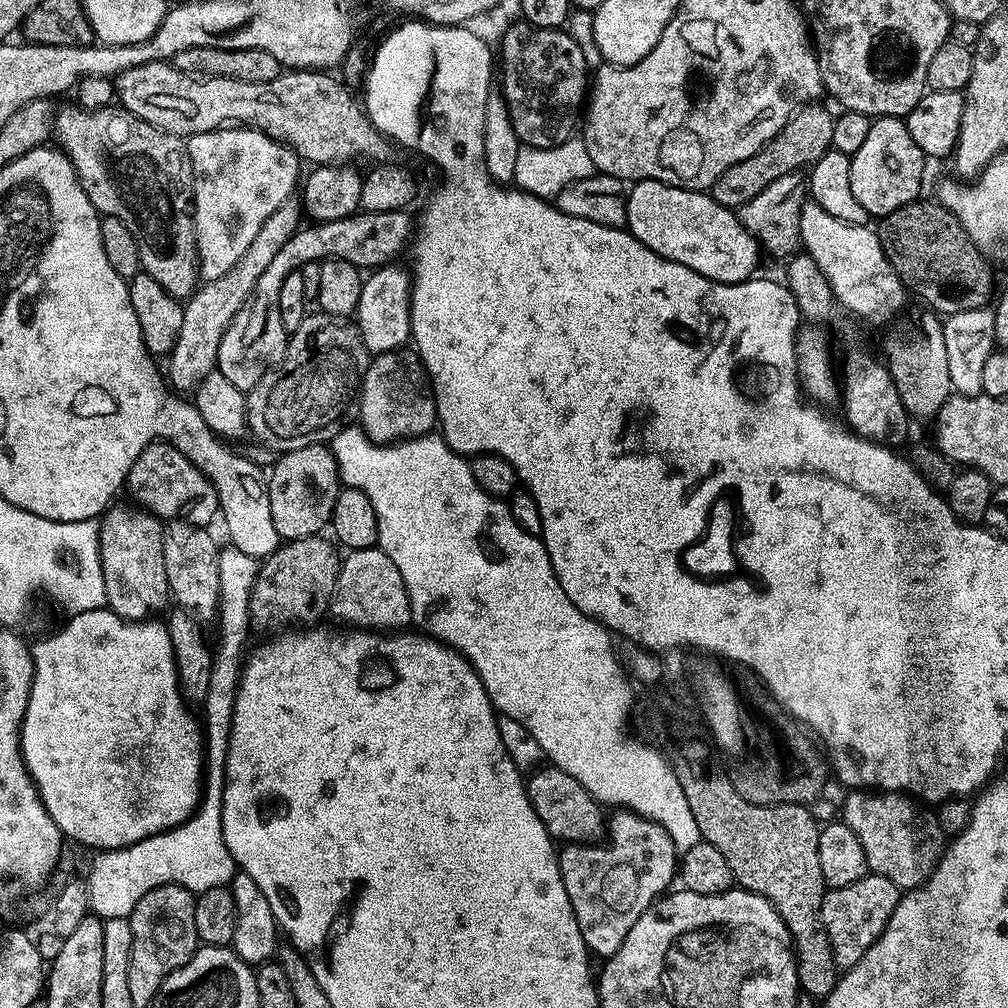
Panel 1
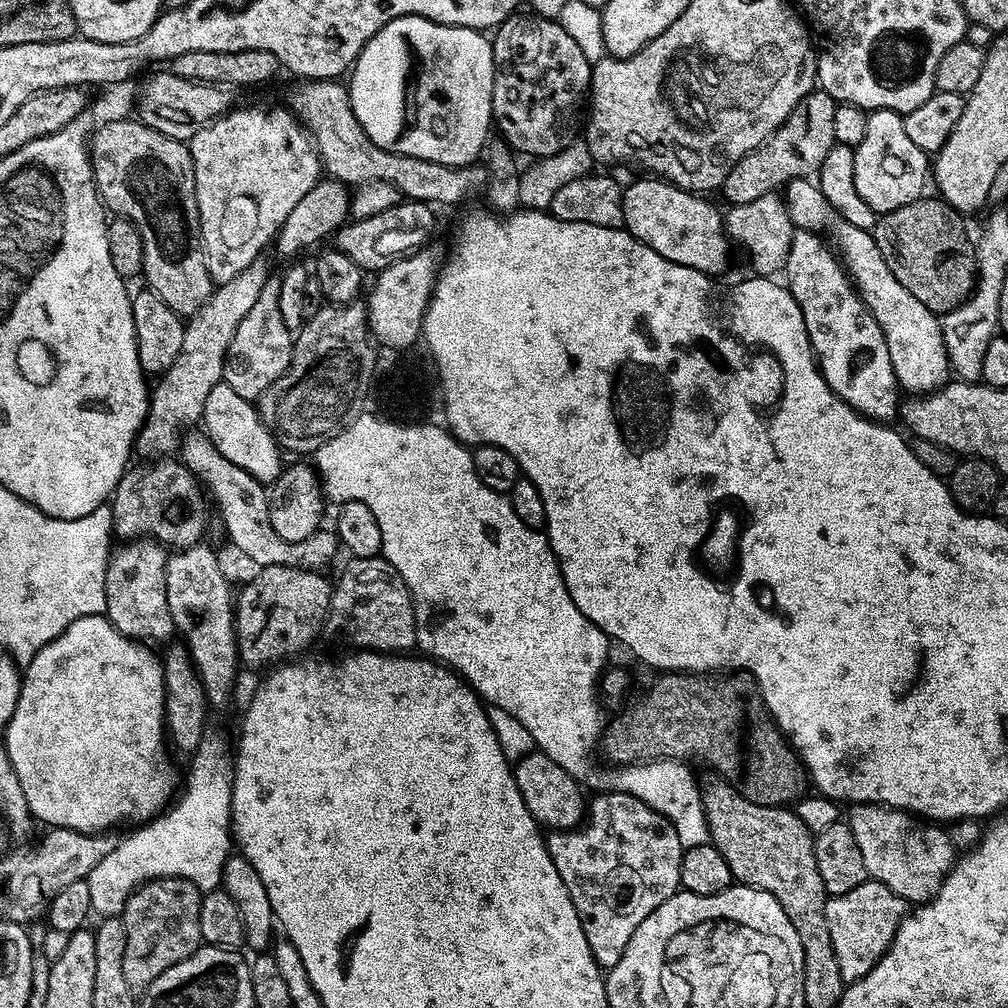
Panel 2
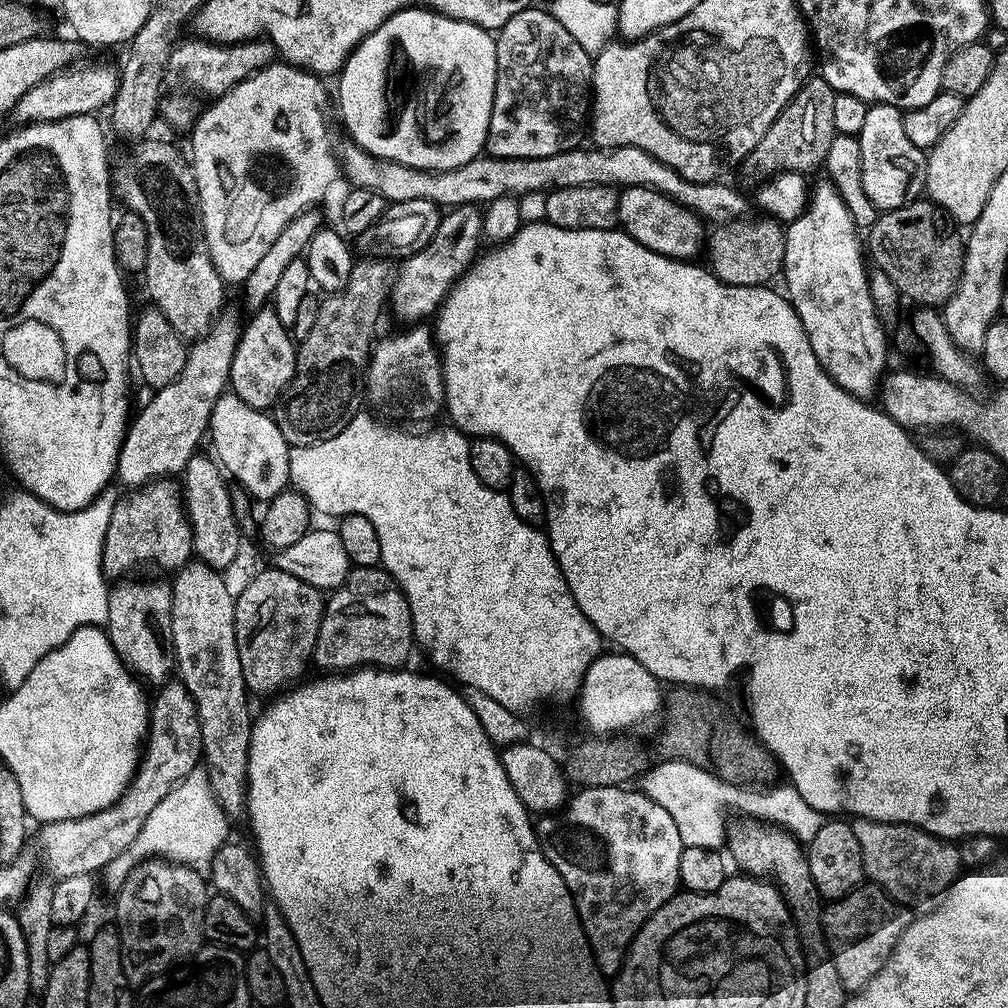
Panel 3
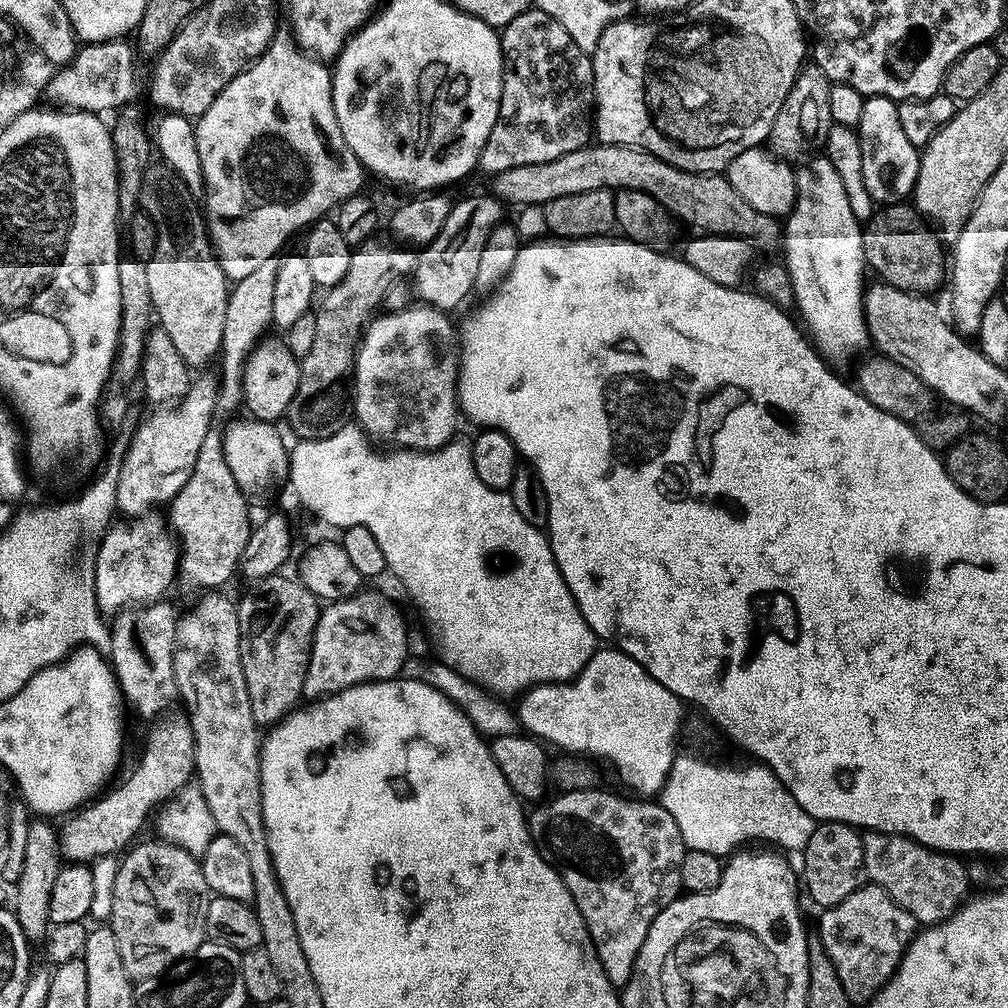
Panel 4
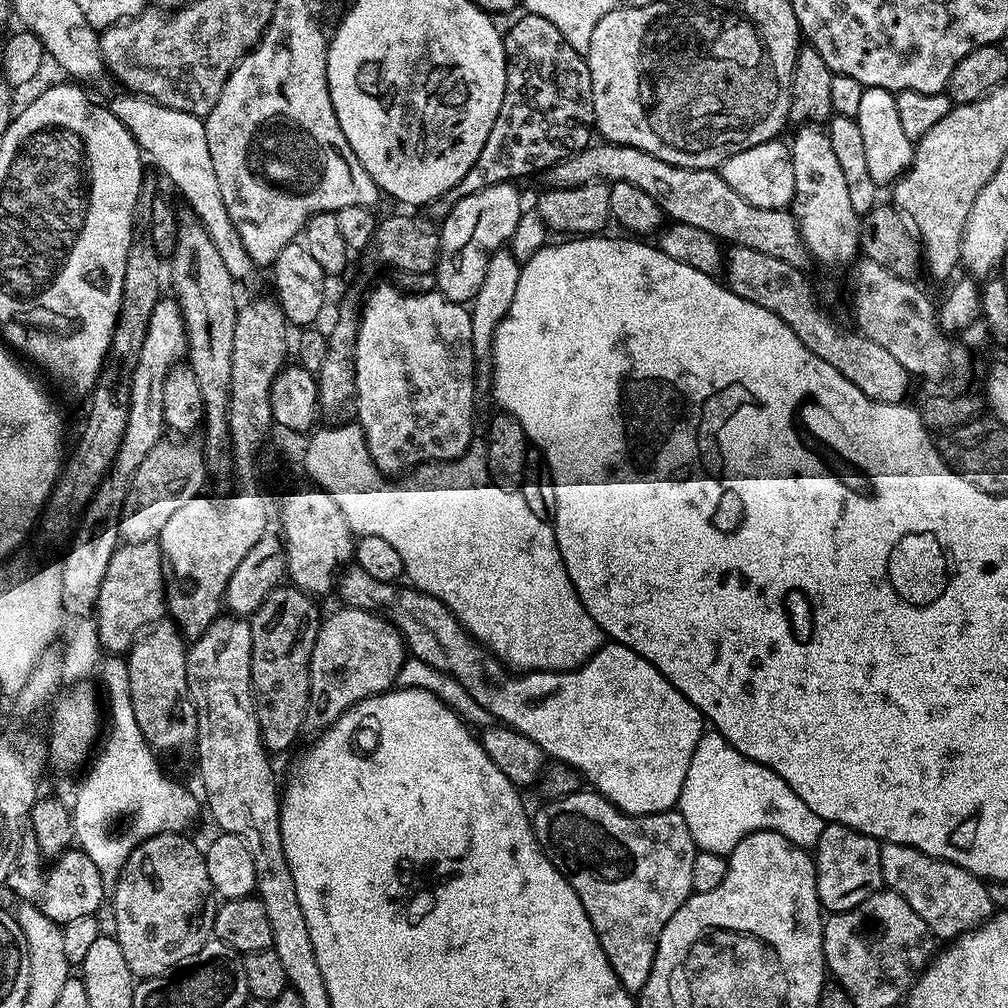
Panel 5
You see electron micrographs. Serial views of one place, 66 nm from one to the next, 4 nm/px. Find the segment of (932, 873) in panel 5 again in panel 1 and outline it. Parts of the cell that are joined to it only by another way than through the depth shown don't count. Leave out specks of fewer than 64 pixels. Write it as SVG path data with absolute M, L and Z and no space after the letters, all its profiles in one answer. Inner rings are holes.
M852 790L847 795L844 808L842 804L842 822L862 842L869 873L890 878L901 890L921 888L946 847L946 837L935 815L921 801L903 792Z

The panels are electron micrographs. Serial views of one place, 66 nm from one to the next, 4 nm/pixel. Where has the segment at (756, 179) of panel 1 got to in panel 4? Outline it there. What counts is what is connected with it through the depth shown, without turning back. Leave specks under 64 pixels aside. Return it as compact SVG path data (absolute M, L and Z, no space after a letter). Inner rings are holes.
M812 62L801 68L790 94L786 94L786 102L782 102L782 110L778 110L778 118L774 118L774 126L766 141L773 156L796 162L805 155L803 152L807 148L819 149L823 145L833 126L830 112L832 86L833 83L829 80L828 75L816 63Z

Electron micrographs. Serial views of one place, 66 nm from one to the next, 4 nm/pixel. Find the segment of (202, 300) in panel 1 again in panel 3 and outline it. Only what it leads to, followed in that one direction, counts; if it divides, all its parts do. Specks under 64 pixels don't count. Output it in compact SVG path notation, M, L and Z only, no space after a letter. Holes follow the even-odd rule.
M227 314L221 315L212 327L187 349L188 357L174 382L151 393L152 401L131 417L128 431L120 447L116 476L129 489L135 490L153 480L172 478L183 473L188 459L197 455L200 439L209 431L211 410L218 398L226 392L230 381L230 366L240 332Z

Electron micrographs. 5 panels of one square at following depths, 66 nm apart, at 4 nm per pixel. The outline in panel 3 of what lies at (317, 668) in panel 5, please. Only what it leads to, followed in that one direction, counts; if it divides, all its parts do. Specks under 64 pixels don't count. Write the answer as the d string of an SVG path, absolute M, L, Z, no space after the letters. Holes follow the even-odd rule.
M383 567L356 568L349 571L342 587L327 597L324 617L312 652L311 663L328 674L343 674L375 666L396 670L414 652L412 615L408 600Z

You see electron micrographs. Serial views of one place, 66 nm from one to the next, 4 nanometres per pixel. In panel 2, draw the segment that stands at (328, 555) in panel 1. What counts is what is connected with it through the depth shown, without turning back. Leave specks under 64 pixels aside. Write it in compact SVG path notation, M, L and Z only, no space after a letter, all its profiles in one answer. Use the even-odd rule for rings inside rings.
M266 566L260 568L257 571L257 576L241 590L240 594L235 597L234 600L234 623L236 625L236 651L238 653L238 660L245 669L248 670L259 670L258 668L264 668L263 670L271 669L273 666L279 666L285 662L291 661L293 658L299 657L312 643L316 640L316 635L321 635L324 627L324 622L328 618L328 607L332 601L332 590L334 587L333 581L327 580L324 577L323 571L311 572L305 568L295 568L294 566Z

